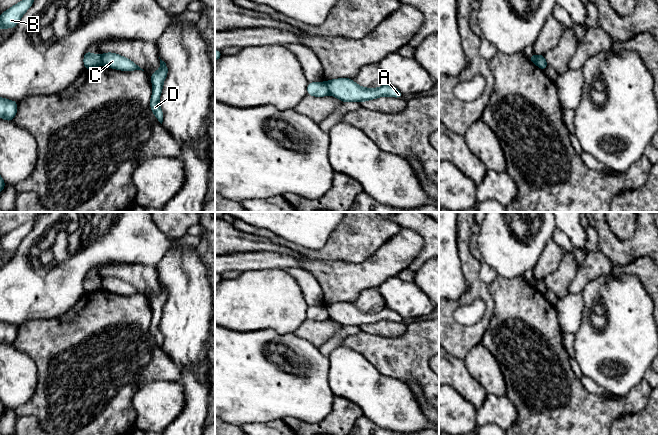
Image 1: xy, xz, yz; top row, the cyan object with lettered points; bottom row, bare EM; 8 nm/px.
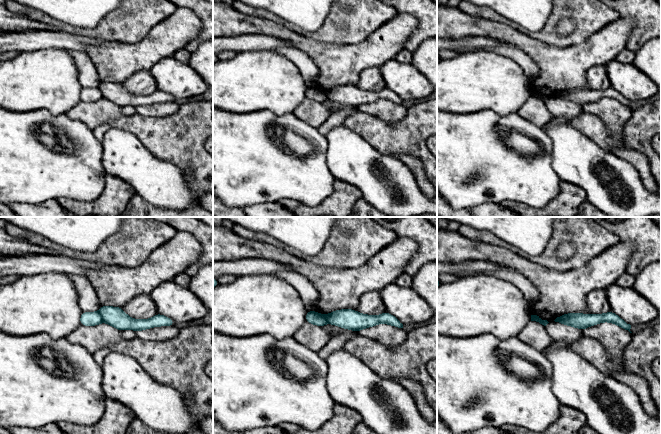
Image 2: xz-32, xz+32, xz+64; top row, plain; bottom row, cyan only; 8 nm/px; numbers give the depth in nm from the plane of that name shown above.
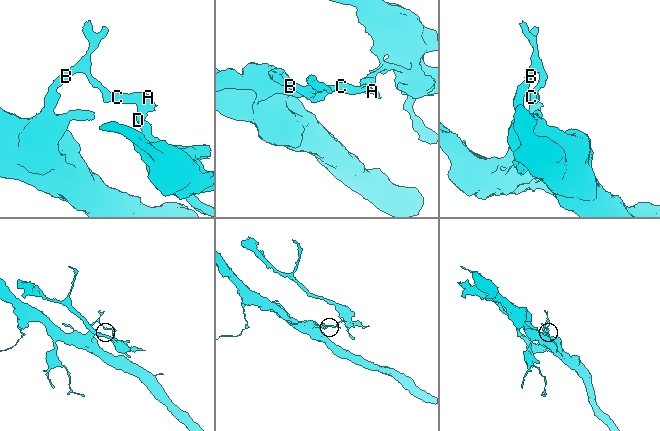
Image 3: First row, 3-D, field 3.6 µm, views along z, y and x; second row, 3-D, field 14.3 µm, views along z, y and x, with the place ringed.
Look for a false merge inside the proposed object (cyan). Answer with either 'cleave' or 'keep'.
cleave

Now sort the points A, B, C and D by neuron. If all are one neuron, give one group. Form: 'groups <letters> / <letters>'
groups A C D / B

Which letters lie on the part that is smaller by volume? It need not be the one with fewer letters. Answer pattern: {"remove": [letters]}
{"remove": ["A", "C", "D"]}

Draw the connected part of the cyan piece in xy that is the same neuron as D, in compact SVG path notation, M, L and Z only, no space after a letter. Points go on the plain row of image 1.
M160 283L160 294L151 298L151 307L153 309L153 317L150 324L150 333L153 335L156 343L162 348L163 335L159 329L163 307L168 298L168 291L164 285Z

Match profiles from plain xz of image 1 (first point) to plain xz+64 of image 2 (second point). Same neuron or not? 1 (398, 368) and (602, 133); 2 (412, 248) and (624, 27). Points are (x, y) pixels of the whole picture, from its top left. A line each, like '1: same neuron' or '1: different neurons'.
1: same neuron
2: same neuron

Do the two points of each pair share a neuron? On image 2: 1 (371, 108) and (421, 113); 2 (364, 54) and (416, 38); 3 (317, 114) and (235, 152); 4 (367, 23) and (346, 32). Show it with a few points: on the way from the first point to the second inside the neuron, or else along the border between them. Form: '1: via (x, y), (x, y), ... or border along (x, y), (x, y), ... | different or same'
1: border along (407, 108), (402, 118), (391, 123), (385, 122) | different
2: border along (417, 20), (417, 26), (403, 48) | different
3: border along (292, 113), (317, 129) | different
4: via (362, 23), (355, 23), (351, 27) | same

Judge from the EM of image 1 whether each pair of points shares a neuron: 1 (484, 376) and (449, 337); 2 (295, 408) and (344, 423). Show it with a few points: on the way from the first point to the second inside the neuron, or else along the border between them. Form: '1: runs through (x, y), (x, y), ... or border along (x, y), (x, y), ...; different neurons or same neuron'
1: border along (480, 342), (464, 359), (466, 370), (473, 378); different neurons
2: border along (335, 396), (332, 410), (321, 420), (302, 420); different neurons

